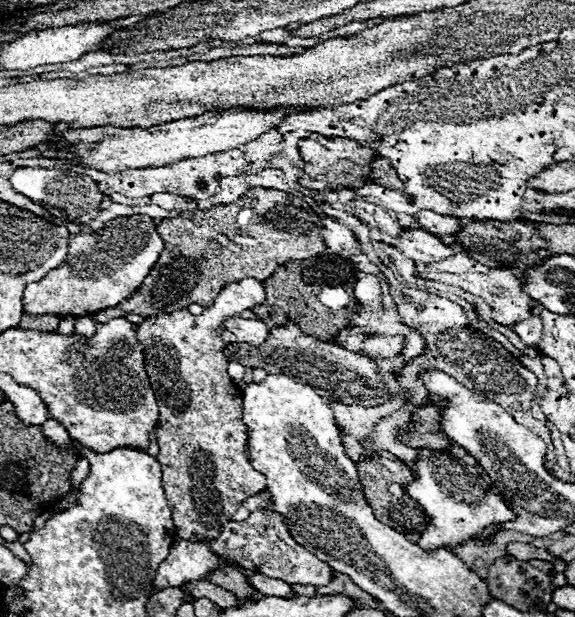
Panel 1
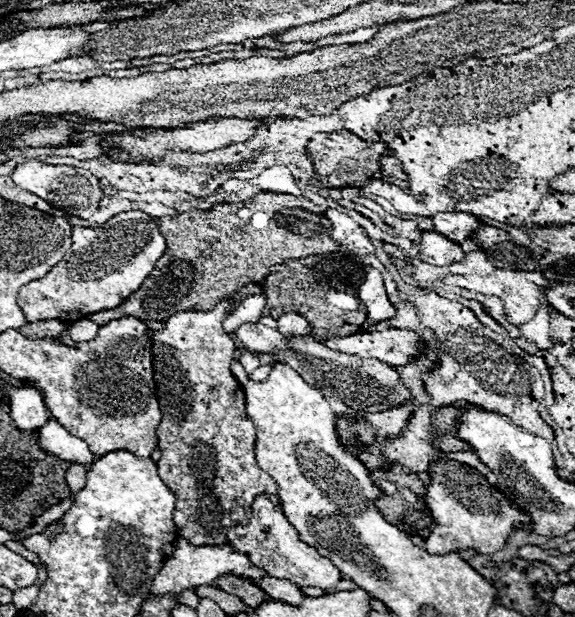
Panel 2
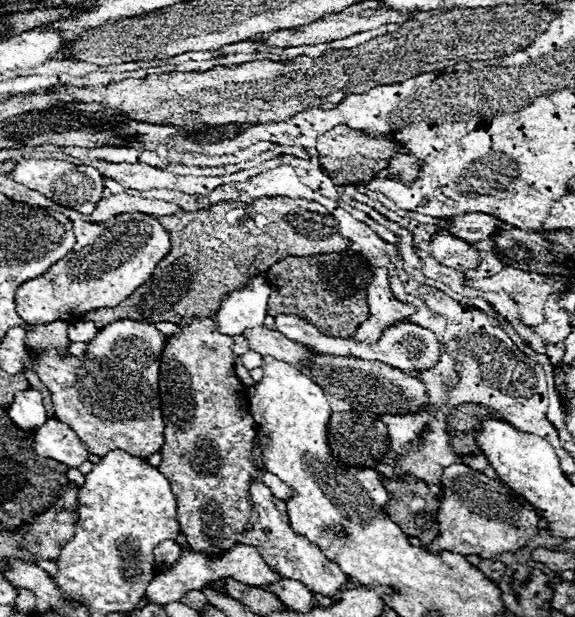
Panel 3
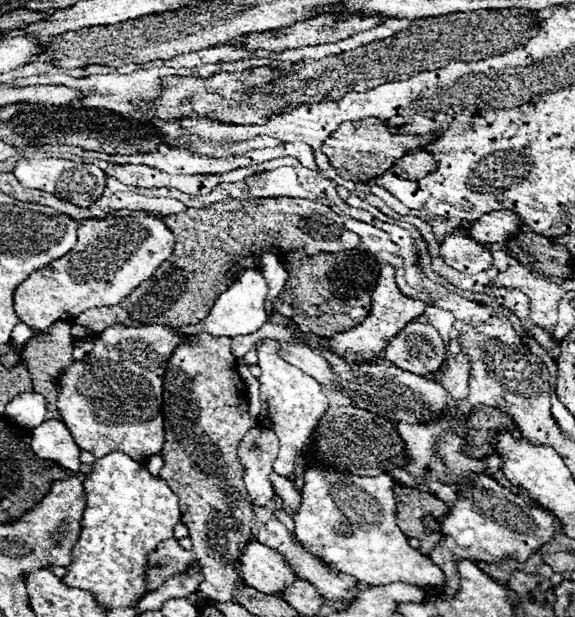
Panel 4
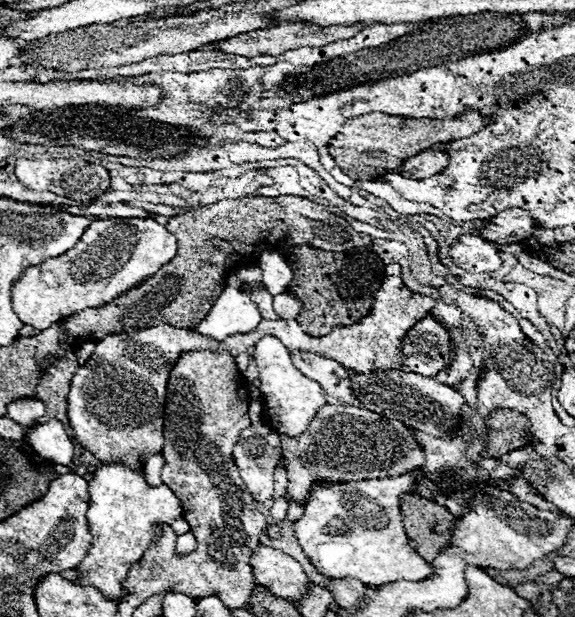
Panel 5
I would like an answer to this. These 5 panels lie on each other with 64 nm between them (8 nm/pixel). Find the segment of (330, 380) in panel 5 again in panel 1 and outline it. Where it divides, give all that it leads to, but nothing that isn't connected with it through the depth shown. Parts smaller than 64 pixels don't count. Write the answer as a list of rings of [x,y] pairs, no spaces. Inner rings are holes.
[[[230,316],[224,320],[224,330],[232,332],[236,338],[244,340],[246,344],[260,344],[264,336],[270,332],[260,320],[254,318],[242,318],[242,316]]]

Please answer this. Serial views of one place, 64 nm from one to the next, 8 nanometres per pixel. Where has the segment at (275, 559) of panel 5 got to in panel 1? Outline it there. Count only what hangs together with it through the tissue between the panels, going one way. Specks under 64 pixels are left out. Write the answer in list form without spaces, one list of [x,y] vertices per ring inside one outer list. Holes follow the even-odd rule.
[[[176,538],[166,560],[158,568],[154,586],[158,590],[168,588],[168,586],[180,588],[188,580],[204,580],[208,572],[218,568],[220,560],[222,558],[210,552],[206,544]]]

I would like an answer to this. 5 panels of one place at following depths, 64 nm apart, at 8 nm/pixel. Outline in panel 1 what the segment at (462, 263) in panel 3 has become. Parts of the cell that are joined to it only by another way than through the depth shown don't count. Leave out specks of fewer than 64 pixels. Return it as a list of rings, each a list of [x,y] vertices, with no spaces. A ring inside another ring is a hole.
[[[408,228],[392,246],[414,262],[434,262],[454,254],[450,246],[420,228]]]

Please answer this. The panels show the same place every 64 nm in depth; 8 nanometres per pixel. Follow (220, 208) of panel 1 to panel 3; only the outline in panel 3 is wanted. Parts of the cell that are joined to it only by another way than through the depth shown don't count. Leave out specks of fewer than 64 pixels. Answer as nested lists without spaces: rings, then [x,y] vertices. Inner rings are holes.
[[[264,196],[254,204],[220,202],[208,212],[176,212],[162,216],[160,224],[170,232],[172,248],[154,268],[152,276],[116,308],[100,308],[84,314],[98,328],[114,320],[178,322],[180,318],[210,316],[234,290],[246,286],[252,276],[266,278],[270,266],[284,256],[310,256],[318,252],[346,250],[348,240],[338,234],[338,222],[326,208],[312,200]]]

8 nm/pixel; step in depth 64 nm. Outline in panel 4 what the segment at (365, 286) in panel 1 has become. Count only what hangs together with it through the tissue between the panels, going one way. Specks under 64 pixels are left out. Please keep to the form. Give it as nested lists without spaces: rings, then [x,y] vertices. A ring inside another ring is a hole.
[[[382,266],[380,268],[380,278],[372,290],[372,310],[368,314],[368,318],[344,332],[344,334],[336,334],[330,338],[332,346],[336,348],[338,356],[342,360],[348,360],[348,362],[372,362],[374,358],[374,352],[382,350],[386,346],[386,342],[400,330],[404,328],[404,324],[408,324],[412,318],[418,318],[426,308],[426,302],[420,302],[420,300],[412,300],[412,298],[406,298],[400,294],[400,290],[396,288],[396,282],[394,282],[394,268],[392,266]]]

